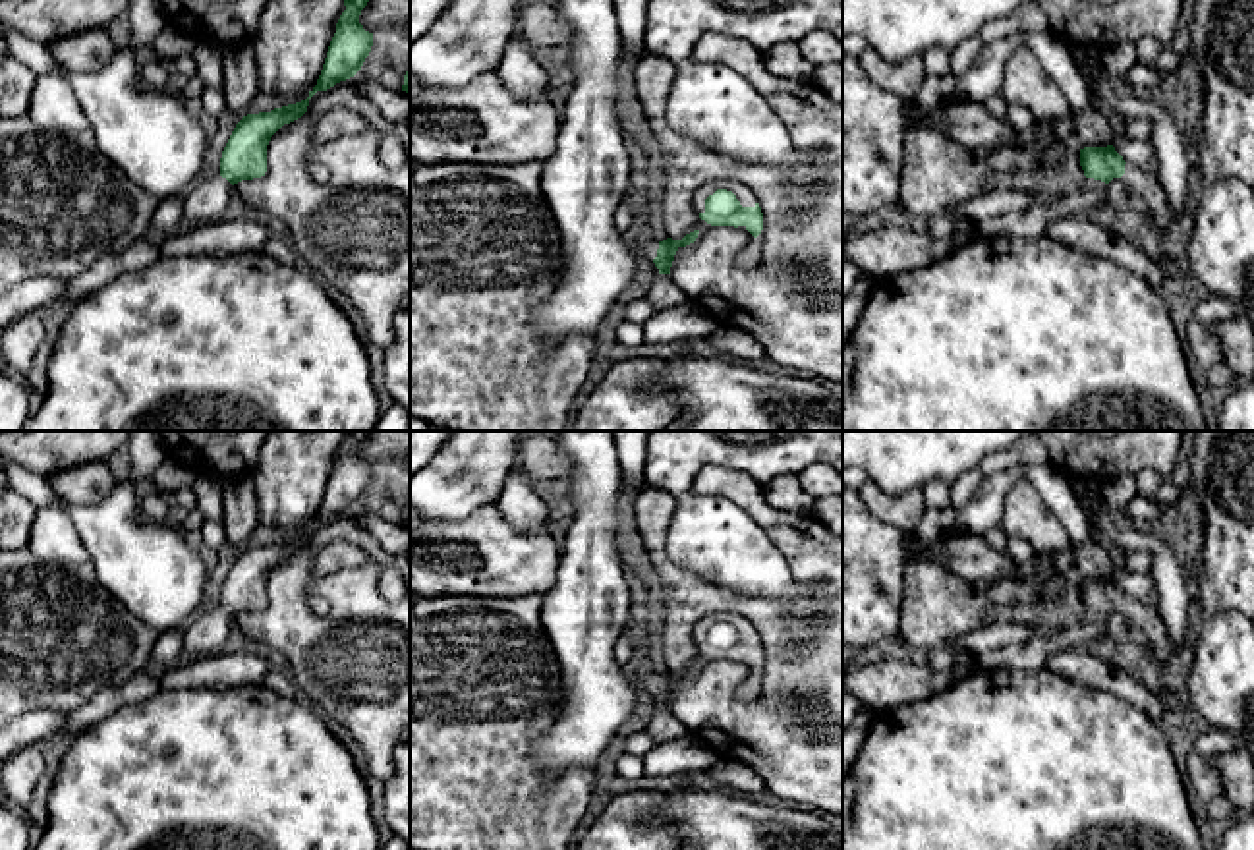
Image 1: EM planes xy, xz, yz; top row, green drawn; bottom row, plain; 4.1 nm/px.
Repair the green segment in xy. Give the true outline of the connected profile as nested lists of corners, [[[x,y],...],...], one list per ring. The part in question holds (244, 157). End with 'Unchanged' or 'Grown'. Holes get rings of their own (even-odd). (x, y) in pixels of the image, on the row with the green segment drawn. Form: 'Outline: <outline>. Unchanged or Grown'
Outline: [[[344,0],[346,10],[342,12],[338,23],[336,23],[336,33],[330,41],[321,75],[317,79],[317,85],[309,91],[309,97],[301,102],[296,104],[288,104],[282,108],[274,108],[271,112],[259,112],[259,114],[247,114],[243,116],[224,151],[222,151],[222,158],[220,158],[220,172],[205,178],[205,180],[197,180],[185,193],[184,193],[184,216],[182,216],[182,226],[199,226],[199,224],[207,224],[207,222],[214,222],[220,220],[224,216],[224,211],[228,207],[228,199],[234,191],[234,185],[242,180],[253,180],[253,178],[261,178],[267,172],[267,145],[271,141],[271,137],[284,126],[290,124],[298,118],[301,118],[307,112],[309,106],[309,99],[317,93],[317,91],[327,91],[330,87],[334,87],[340,81],[346,81],[350,77],[354,77],[365,58],[371,52],[373,46],[373,33],[365,31],[363,25],[359,23],[359,15],[361,10],[367,6],[369,0]]]. Grown

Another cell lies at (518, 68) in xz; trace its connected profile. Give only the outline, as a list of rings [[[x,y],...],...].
[[[520,37],[508,41],[495,71],[506,89],[520,99],[545,93],[549,87],[545,70],[533,56],[531,46]]]

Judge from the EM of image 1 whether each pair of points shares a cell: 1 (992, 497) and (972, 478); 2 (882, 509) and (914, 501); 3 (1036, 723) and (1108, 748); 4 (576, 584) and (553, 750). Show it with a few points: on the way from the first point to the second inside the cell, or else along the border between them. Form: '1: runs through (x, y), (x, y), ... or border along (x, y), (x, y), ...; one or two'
1: border along (984, 478), (974, 495), (957, 510); two
2: runs through (889, 509), (907, 509); one
3: runs through (1054, 740), (1061, 748), (1090, 748); one
4: runs through (582, 624), (582, 709); one

